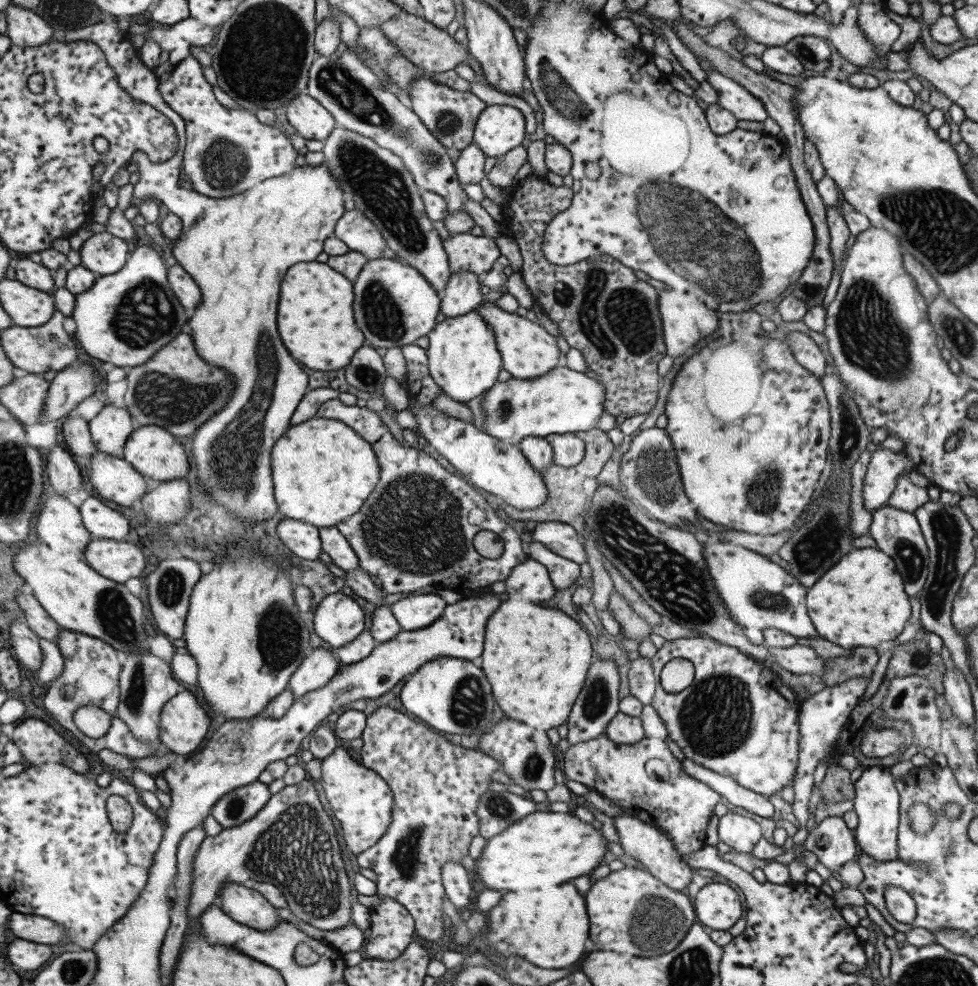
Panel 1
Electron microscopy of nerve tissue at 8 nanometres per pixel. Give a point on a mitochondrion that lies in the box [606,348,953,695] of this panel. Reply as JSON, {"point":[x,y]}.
{"point":[820,543]}

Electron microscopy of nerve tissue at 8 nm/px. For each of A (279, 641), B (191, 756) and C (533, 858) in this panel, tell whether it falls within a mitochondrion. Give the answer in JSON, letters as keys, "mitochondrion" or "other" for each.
{"A":"mitochondrion","B":"other","C":"other"}

